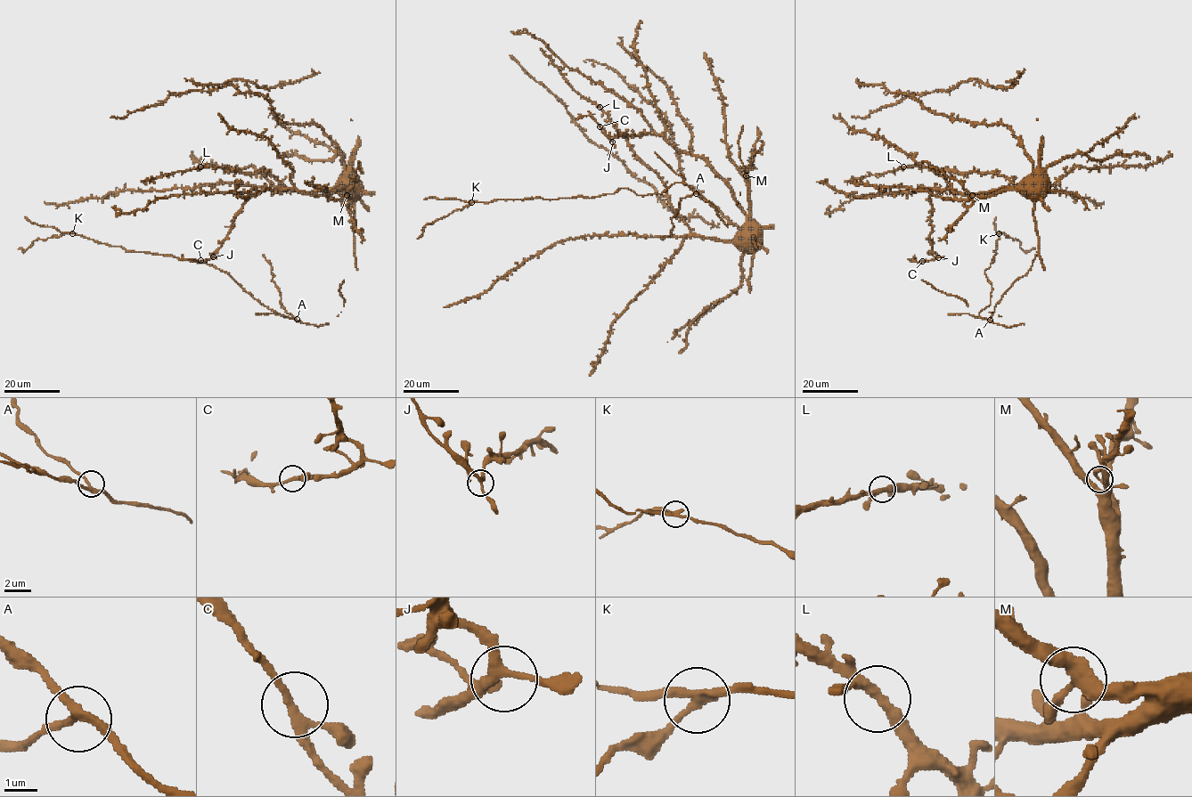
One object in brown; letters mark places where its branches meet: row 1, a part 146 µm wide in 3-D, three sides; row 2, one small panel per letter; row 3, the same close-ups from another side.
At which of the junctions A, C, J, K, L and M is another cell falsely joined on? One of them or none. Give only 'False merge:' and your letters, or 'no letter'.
False merge: K

